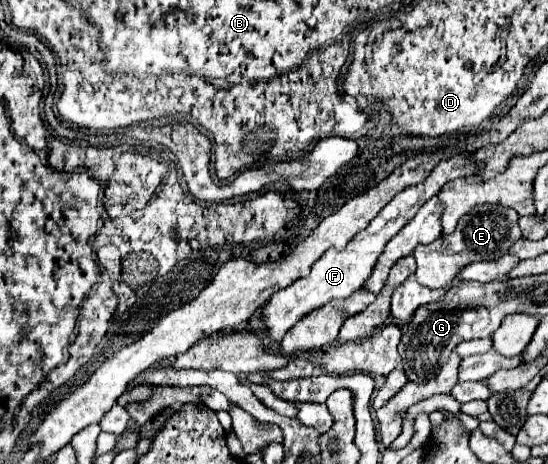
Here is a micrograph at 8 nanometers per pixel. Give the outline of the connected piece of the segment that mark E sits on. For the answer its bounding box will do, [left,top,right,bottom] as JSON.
[413,204,521,288]

